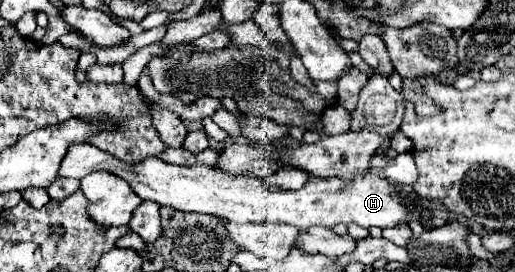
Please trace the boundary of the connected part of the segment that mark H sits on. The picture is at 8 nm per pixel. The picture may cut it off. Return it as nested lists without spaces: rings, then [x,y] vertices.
[[[89,143],[83,145],[71,145],[65,161],[61,163],[59,175],[61,177],[73,177],[73,179],[83,179],[85,175],[93,171],[111,171],[119,177],[123,177],[129,185],[133,185],[133,191],[143,199],[143,201],[155,201],[159,205],[169,205],[179,211],[195,211],[195,213],[209,213],[223,217],[233,223],[287,223],[297,229],[307,229],[313,225],[323,225],[323,227],[335,227],[339,223],[357,223],[361,227],[393,227],[401,221],[407,221],[409,211],[417,211],[415,207],[403,207],[403,201],[409,201],[407,193],[395,185],[391,185],[387,179],[381,179],[375,173],[367,173],[363,177],[357,177],[353,181],[343,181],[343,179],[321,179],[321,177],[311,177],[309,183],[299,189],[299,191],[271,191],[267,189],[267,183],[263,177],[231,177],[231,173],[221,173],[221,169],[213,169],[207,165],[193,165],[193,167],[183,167],[183,165],[171,165],[161,161],[159,157],[149,157],[143,163],[137,165],[125,165],[121,159],[113,157],[111,153],[105,153]]]

